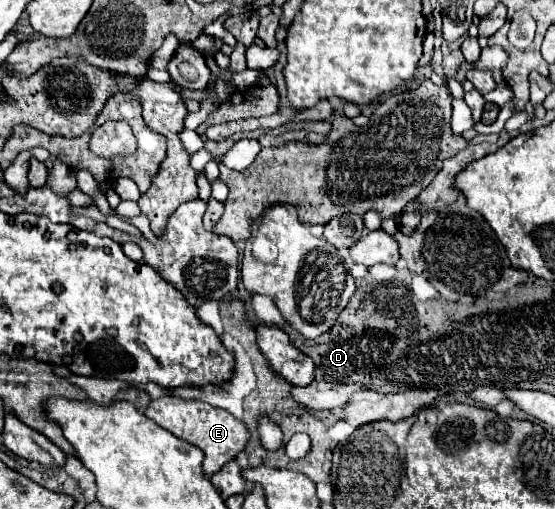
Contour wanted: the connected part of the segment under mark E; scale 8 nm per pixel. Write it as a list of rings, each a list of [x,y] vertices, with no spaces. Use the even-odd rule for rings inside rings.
[[[164,395],[160,399],[150,401],[150,405],[146,409],[146,417],[156,421],[160,427],[168,429],[176,437],[200,447],[206,455],[202,471],[208,477],[214,475],[216,471],[220,471],[224,463],[234,459],[244,449],[244,445],[248,441],[248,429],[242,421],[238,421],[232,413],[228,413],[220,407],[212,407],[212,405],[208,405],[204,401],[196,401],[196,399],[182,399],[176,395]]]

